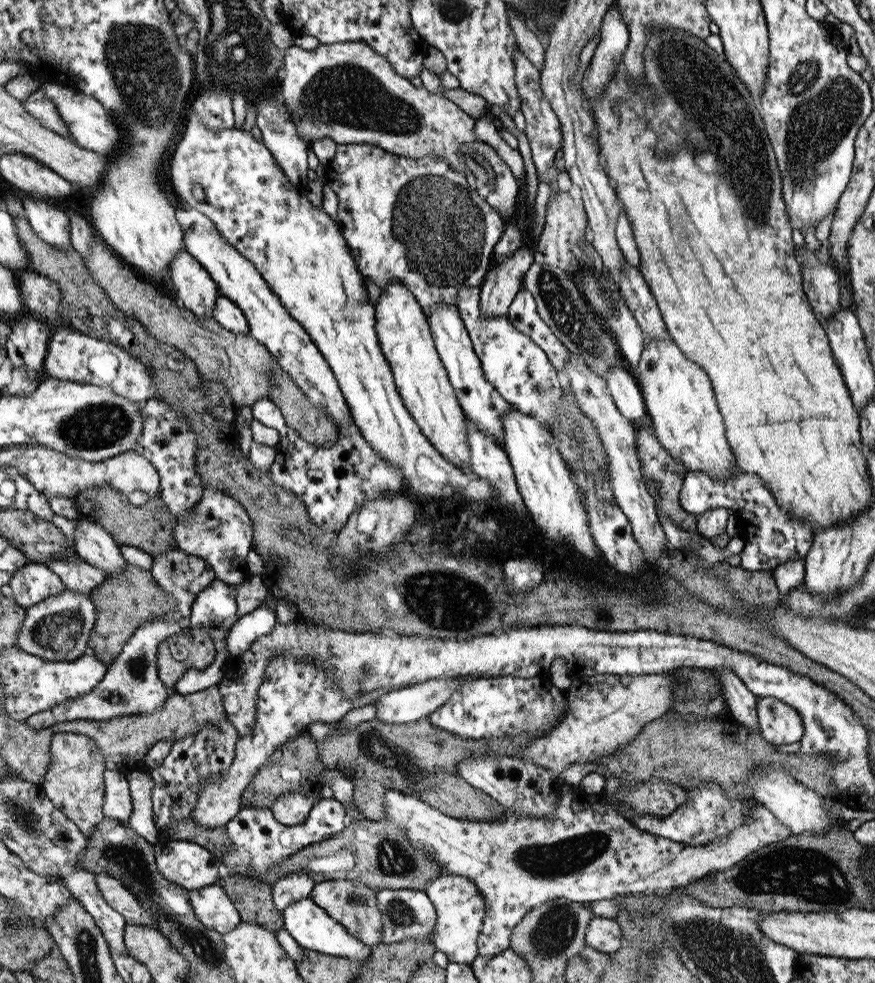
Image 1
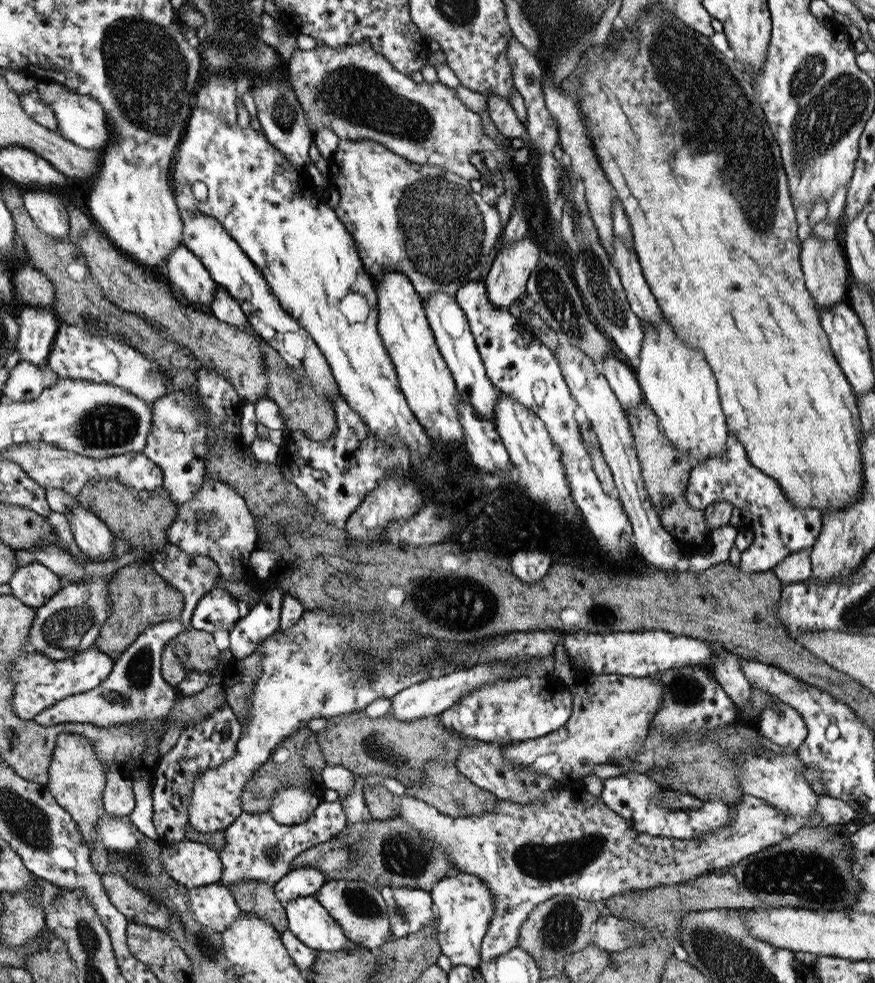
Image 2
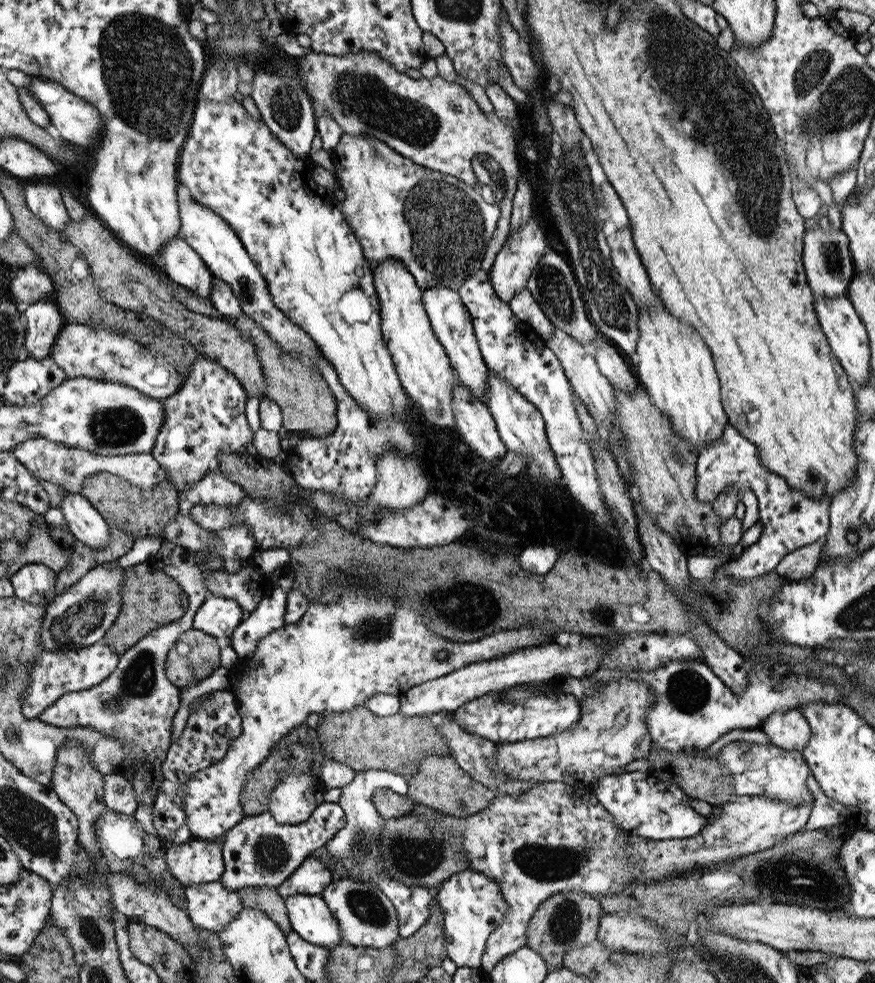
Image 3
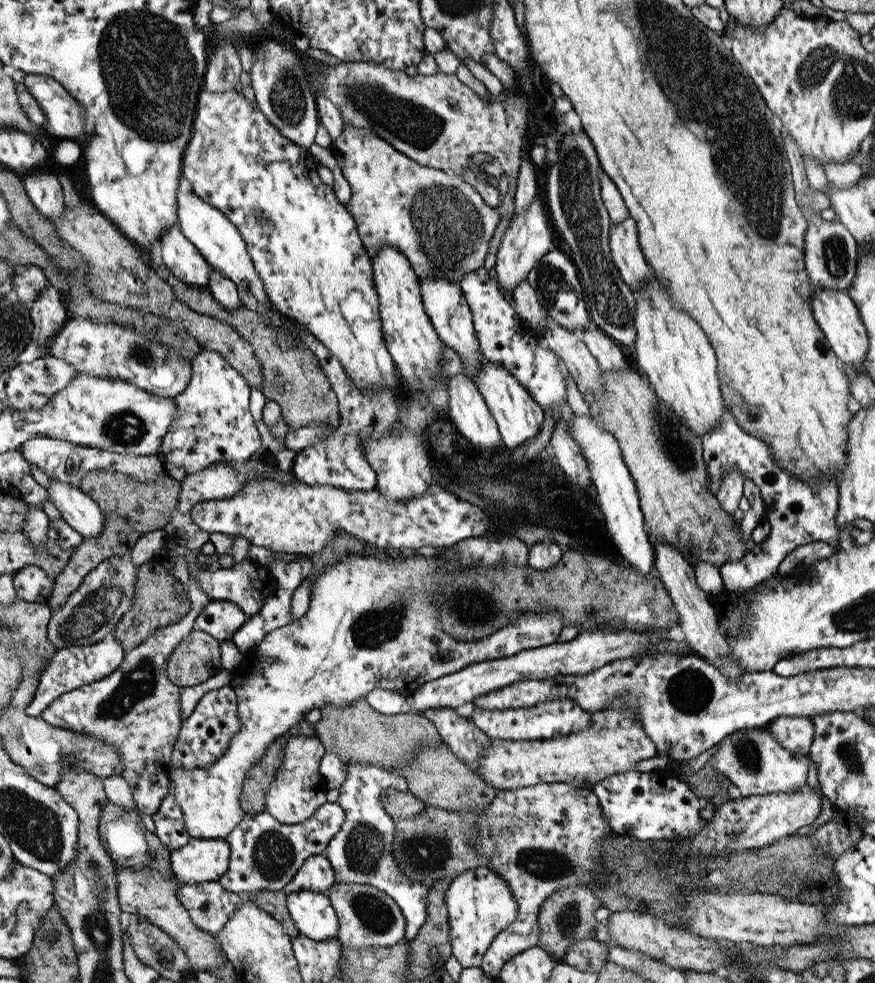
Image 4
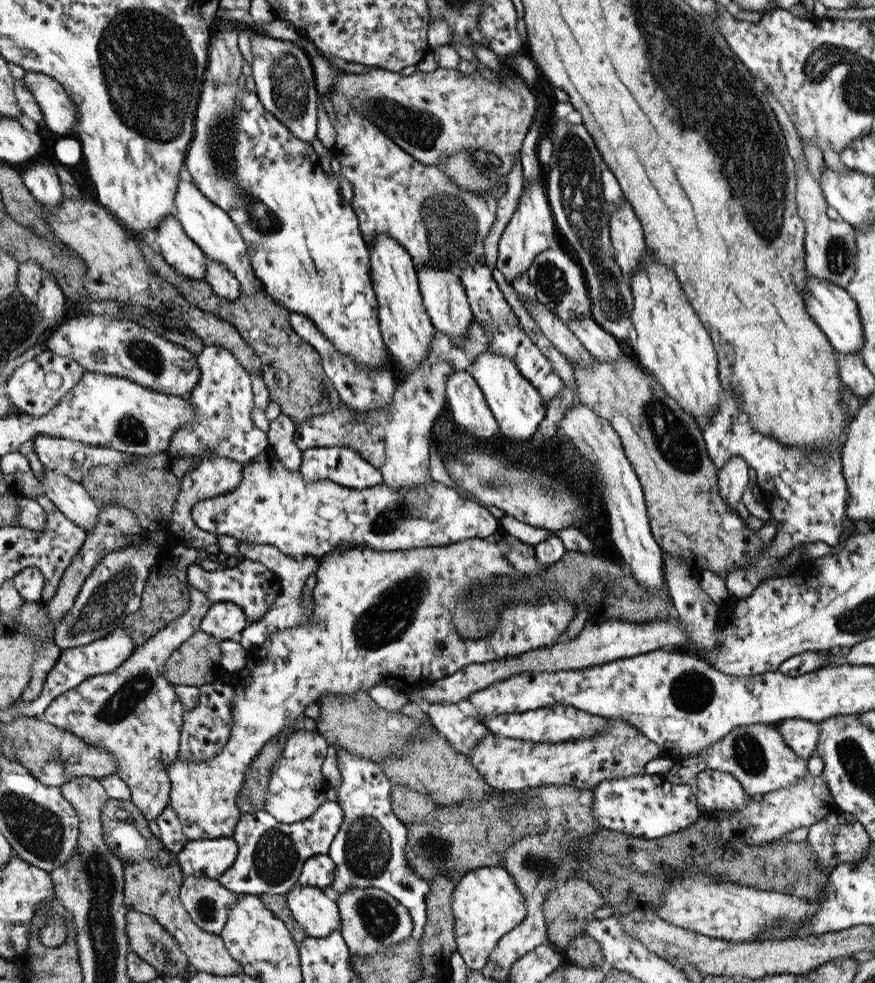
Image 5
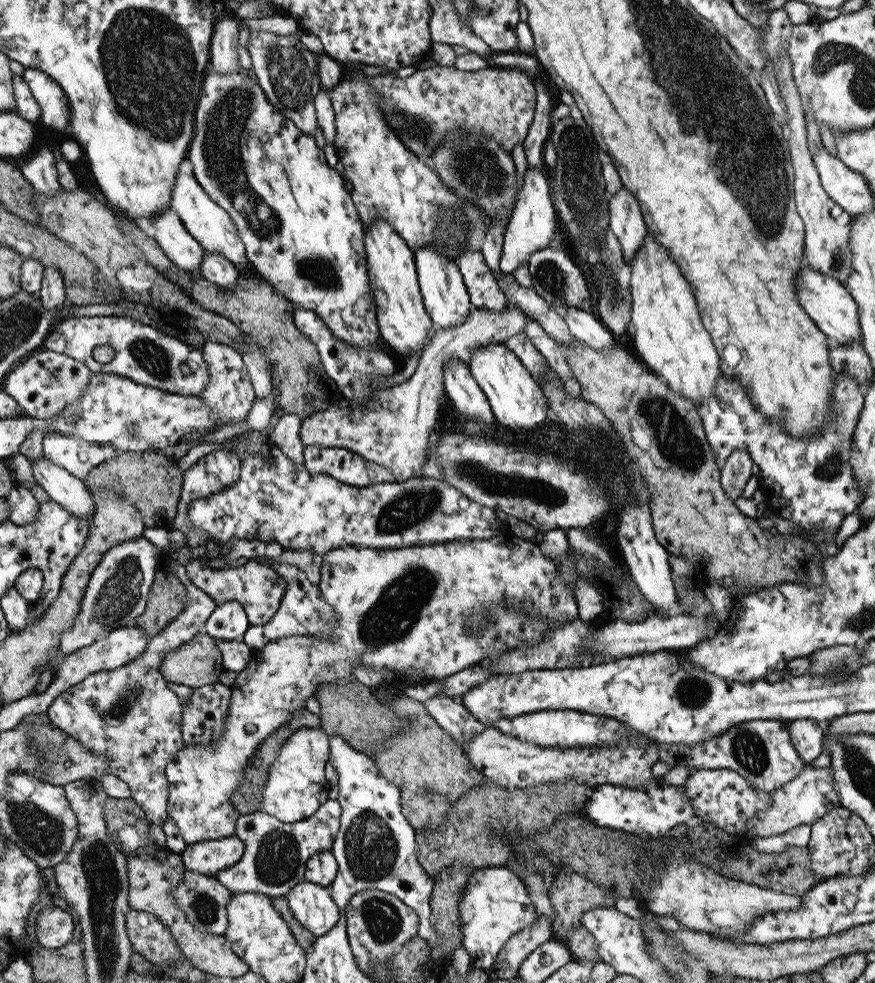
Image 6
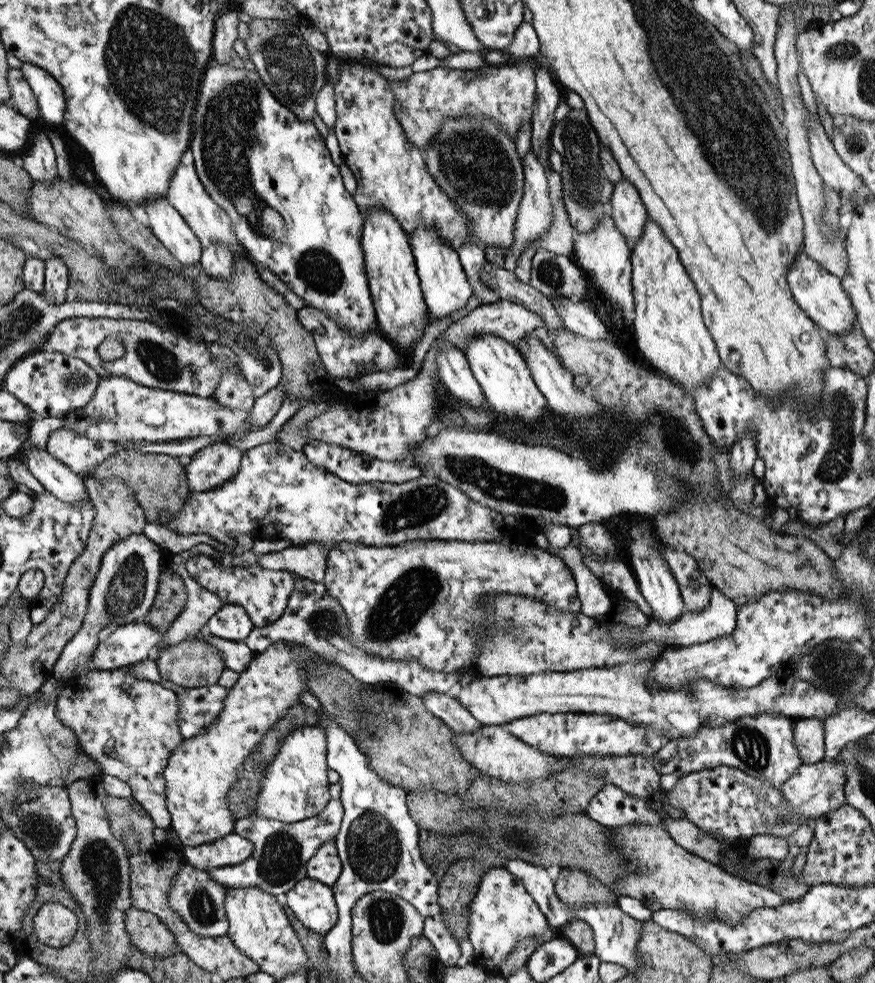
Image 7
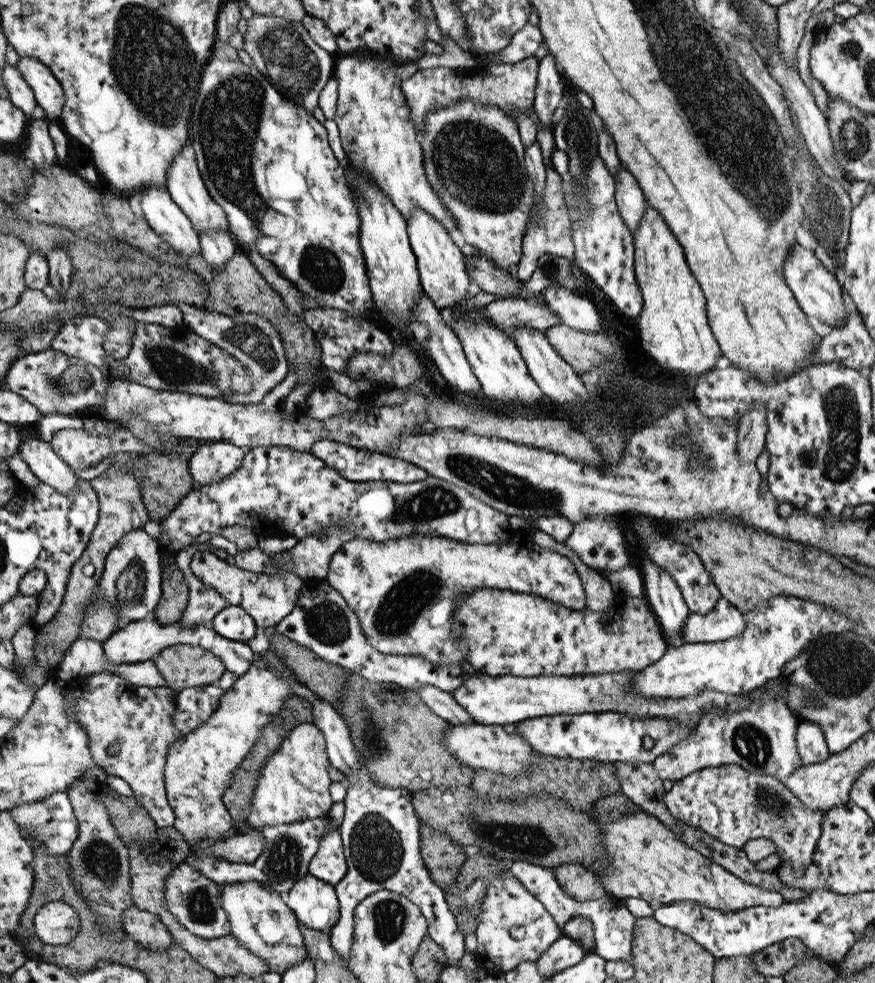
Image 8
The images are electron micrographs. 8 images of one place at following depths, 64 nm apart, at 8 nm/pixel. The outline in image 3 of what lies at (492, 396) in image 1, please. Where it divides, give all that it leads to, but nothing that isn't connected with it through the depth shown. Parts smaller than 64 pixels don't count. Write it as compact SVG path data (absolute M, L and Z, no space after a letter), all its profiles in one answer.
M428 287L422 291L423 305L426 309L436 338L447 351L451 367L456 372L456 381L464 384L483 404L487 406L487 379L489 369L482 359L479 344L474 334L472 319L466 305L460 301L457 291L446 287Z

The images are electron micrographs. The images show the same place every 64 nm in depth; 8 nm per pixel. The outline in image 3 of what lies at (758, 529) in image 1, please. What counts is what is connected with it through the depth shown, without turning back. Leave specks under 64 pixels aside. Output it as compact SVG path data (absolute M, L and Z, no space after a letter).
M727 424L723 434L702 447L696 462L697 498L701 502L713 502L727 488L737 488L739 502L741 491L749 487L758 498L759 519L762 533L757 542L744 548L738 559L722 564L724 574L735 581L752 580L775 570L778 563L790 552L826 538L830 532L830 506L833 498L809 498L788 485L784 477L768 469L760 461L760 451L752 441L742 437L734 426Z

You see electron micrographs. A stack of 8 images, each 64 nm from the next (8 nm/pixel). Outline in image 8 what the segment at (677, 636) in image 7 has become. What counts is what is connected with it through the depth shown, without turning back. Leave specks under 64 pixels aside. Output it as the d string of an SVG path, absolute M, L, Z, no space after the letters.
M721 597L716 608L708 614L690 613L684 624L684 642L720 642L743 636L746 631L744 615L729 600Z

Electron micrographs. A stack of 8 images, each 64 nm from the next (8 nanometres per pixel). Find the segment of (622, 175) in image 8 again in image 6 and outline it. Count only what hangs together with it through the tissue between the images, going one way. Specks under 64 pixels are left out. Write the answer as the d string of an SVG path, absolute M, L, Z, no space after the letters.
M626 187L618 189L609 199L609 230L622 245L624 263L632 264L634 255L644 243L646 221L638 207L638 199Z

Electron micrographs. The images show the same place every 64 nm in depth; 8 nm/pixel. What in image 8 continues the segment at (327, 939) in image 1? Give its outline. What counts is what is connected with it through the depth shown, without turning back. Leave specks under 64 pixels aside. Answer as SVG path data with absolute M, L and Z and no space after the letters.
M308 874L285 895L284 902L297 914L303 926L329 932L340 920L336 886Z

